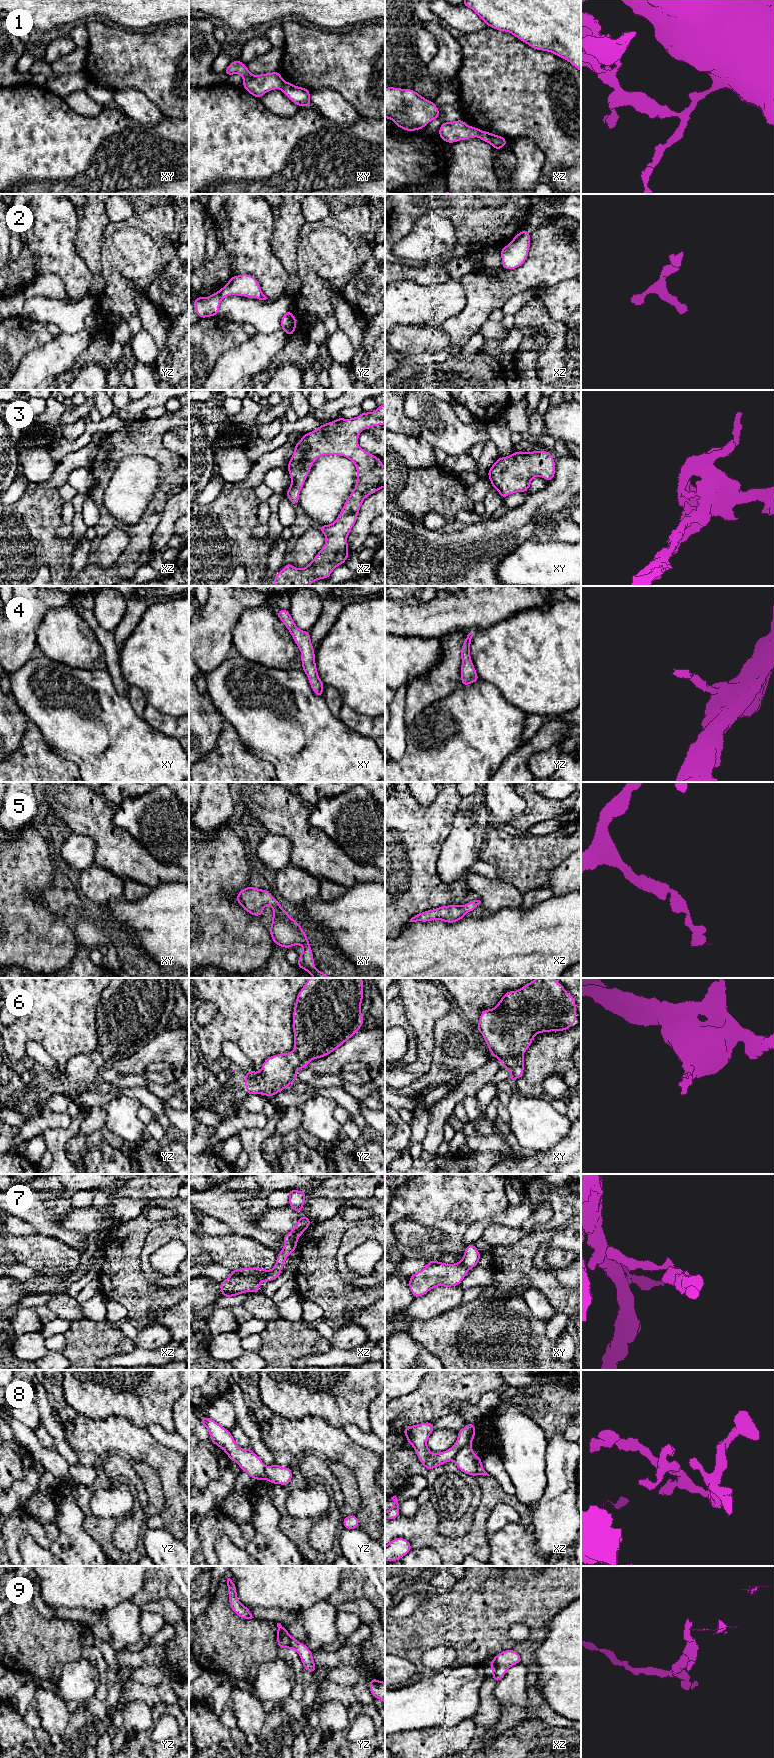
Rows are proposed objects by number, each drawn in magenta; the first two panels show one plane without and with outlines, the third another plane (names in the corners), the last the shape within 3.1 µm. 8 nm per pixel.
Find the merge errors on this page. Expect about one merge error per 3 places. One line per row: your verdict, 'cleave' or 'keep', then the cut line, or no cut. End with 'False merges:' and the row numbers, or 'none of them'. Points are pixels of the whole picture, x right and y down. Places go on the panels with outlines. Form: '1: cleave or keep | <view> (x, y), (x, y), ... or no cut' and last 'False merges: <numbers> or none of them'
1: cleave | xy (286, 82), (281, 89)
2: keep | no cut
3: keep | no cut
4: keep | no cut
5: keep | no cut
6: keep | no cut
7: cleave | xz (269, 1271), (263, 1280)
8: cleave | xz (470, 1444), (464, 1445), (457, 1452), (453, 1460)
9: keep | no cut
False merges: 1, 7, 8

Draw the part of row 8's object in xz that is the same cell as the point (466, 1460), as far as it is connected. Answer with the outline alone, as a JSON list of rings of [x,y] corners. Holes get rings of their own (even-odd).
[[[471,1445],[462,1447],[454,1457],[454,1463],[460,1471],[471,1476],[490,1476],[482,1465],[481,1457],[478,1457],[472,1450]]]

